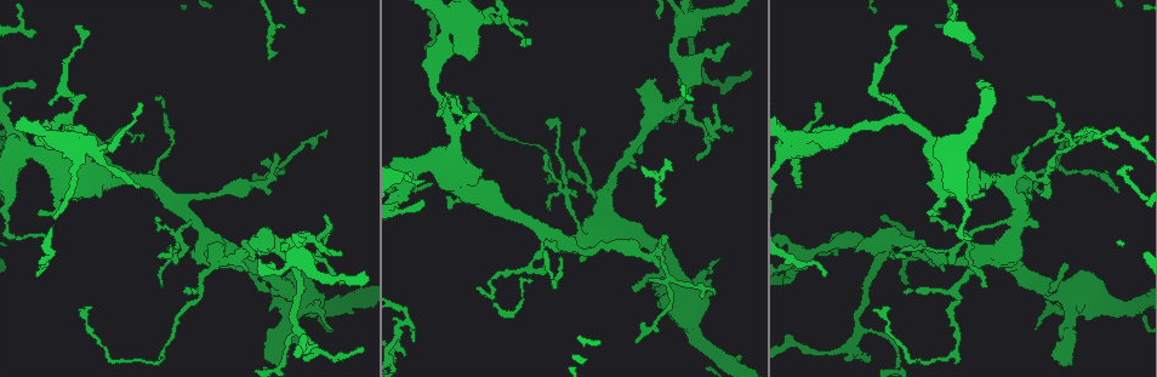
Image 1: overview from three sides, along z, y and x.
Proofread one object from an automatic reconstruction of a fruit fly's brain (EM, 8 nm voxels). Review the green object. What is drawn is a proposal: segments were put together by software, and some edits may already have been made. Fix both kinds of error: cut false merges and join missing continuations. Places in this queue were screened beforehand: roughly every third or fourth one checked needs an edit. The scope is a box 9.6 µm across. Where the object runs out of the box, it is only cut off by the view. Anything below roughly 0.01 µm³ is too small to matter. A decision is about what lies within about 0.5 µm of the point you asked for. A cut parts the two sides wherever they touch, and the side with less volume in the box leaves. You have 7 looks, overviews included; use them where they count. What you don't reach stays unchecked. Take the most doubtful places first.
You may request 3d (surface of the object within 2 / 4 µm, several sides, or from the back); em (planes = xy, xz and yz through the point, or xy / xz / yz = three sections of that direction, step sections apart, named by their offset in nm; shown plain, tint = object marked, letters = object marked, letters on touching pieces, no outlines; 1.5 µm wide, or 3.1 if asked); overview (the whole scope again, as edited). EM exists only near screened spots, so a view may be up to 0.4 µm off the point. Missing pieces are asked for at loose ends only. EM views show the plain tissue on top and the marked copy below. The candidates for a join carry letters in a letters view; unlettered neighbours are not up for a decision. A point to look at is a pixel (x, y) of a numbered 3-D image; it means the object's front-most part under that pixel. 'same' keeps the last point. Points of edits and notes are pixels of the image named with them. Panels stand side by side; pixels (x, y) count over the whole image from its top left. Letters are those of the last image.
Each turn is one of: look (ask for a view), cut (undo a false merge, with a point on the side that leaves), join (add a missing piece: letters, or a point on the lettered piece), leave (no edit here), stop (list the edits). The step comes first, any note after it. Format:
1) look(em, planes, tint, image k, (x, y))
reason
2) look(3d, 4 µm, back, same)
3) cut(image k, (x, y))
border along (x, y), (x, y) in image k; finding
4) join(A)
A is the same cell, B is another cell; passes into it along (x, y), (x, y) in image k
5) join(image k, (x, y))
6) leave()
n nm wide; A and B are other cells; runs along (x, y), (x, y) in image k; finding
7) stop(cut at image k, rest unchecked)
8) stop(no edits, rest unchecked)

look(em, xy, step 4, letters, image 1, (977, 82))
thin end

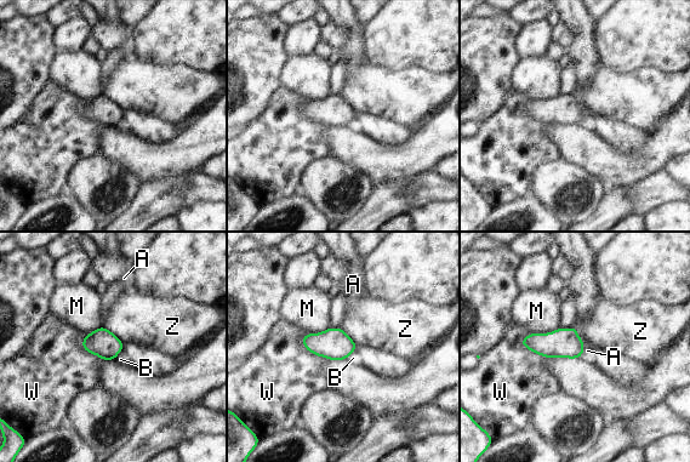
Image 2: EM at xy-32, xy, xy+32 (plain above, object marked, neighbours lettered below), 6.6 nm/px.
leave()
120 nm wide; A, B, M, W and Z are other cells; border along (102, 326), (113, 332), (124, 343) in image 2; none of them fits

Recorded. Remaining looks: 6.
look(3d, 4 µm, image 1, (1070, 130))
tapers out

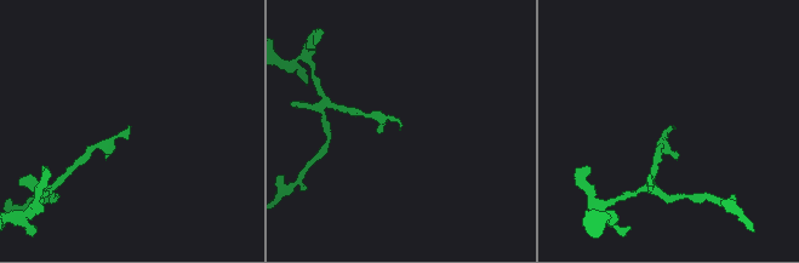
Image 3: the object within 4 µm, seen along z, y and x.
look(em, planes, letters, image 3, (401, 123))

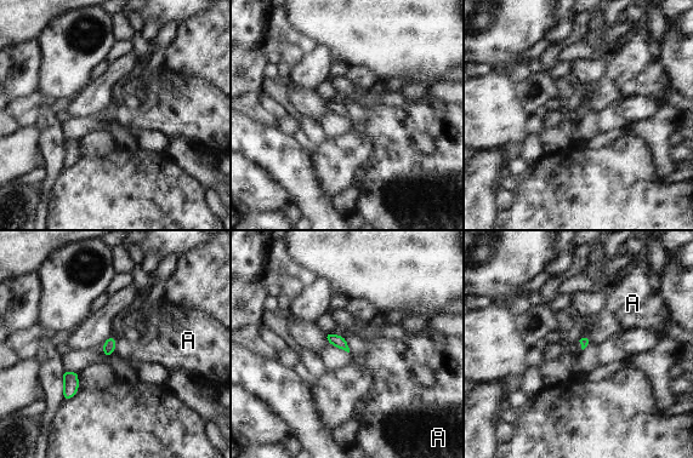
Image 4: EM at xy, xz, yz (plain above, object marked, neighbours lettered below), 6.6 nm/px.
leave()
A touches over 110 nm; A is another cell; border along (344, 337), (350, 351) in image 4; none of them fits

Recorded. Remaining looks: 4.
look(3d, 4 µm, image 1, (595, 233))

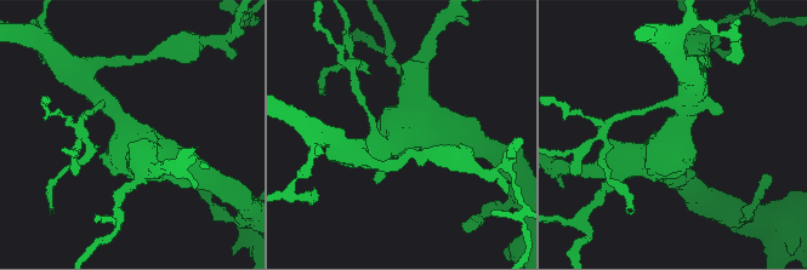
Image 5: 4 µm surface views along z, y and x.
look(em, planes, tint, image 5, (673, 146))
4 arms

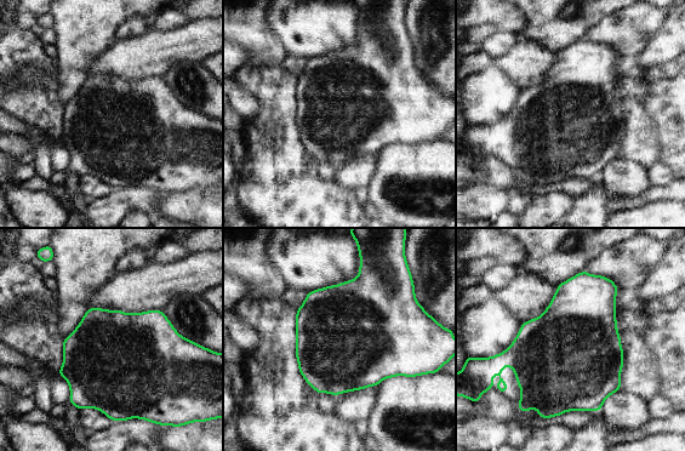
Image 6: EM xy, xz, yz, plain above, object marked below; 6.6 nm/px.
look(em, planes, letters, same)

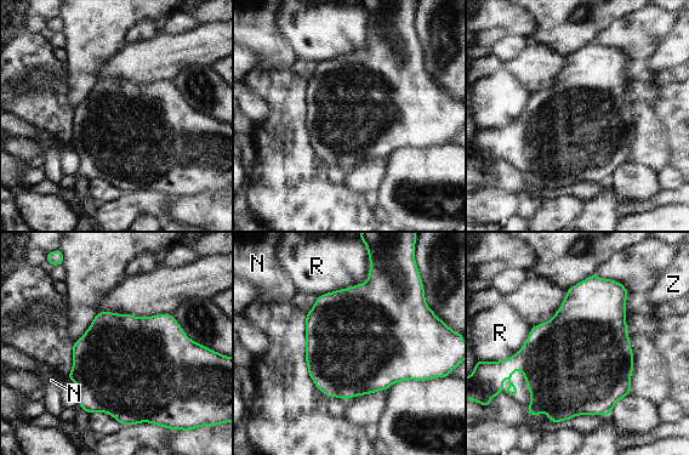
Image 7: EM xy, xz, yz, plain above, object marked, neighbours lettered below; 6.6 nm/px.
leave()
R touches over 400 nm; N, R and Z are other cells; continuous, no second cell

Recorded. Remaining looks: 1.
stop(no edits, rest unchecked)

